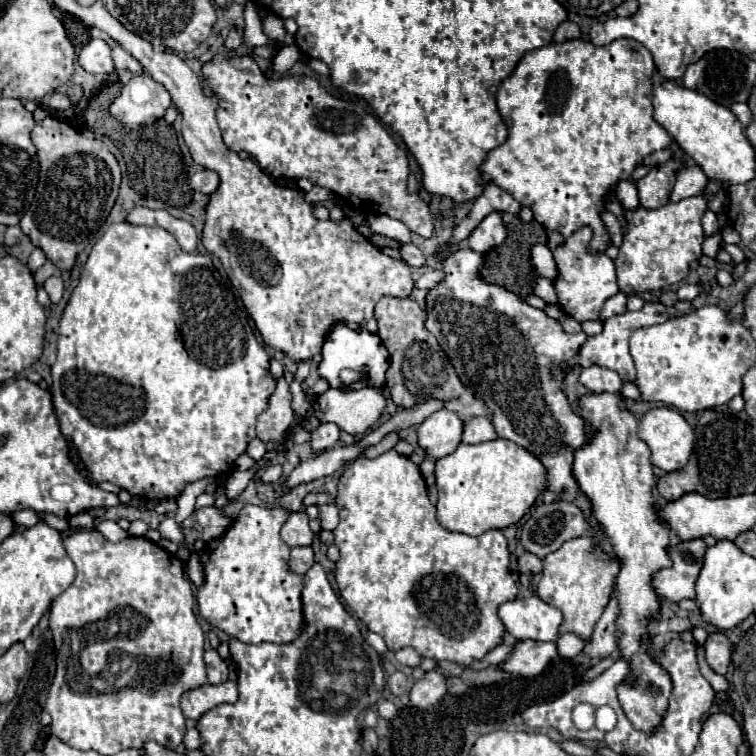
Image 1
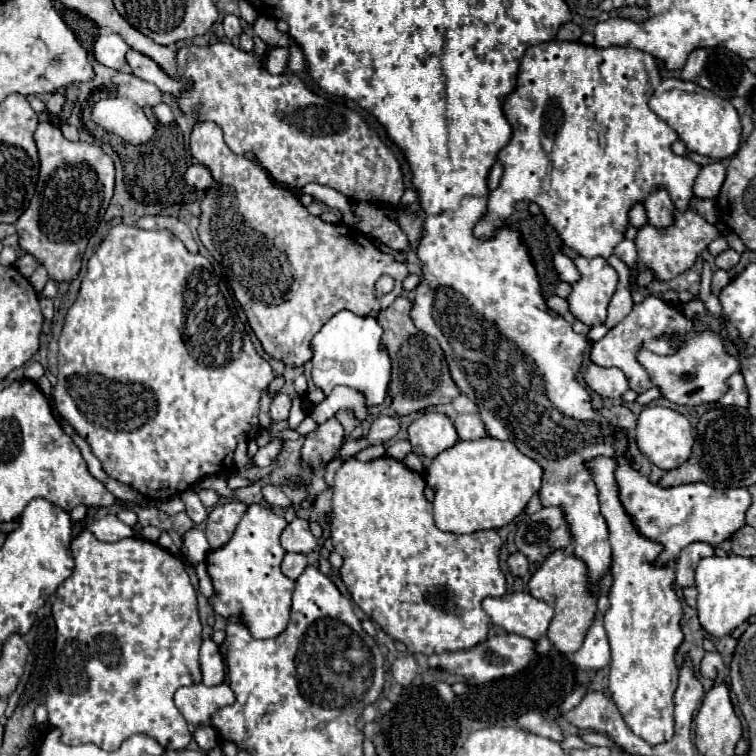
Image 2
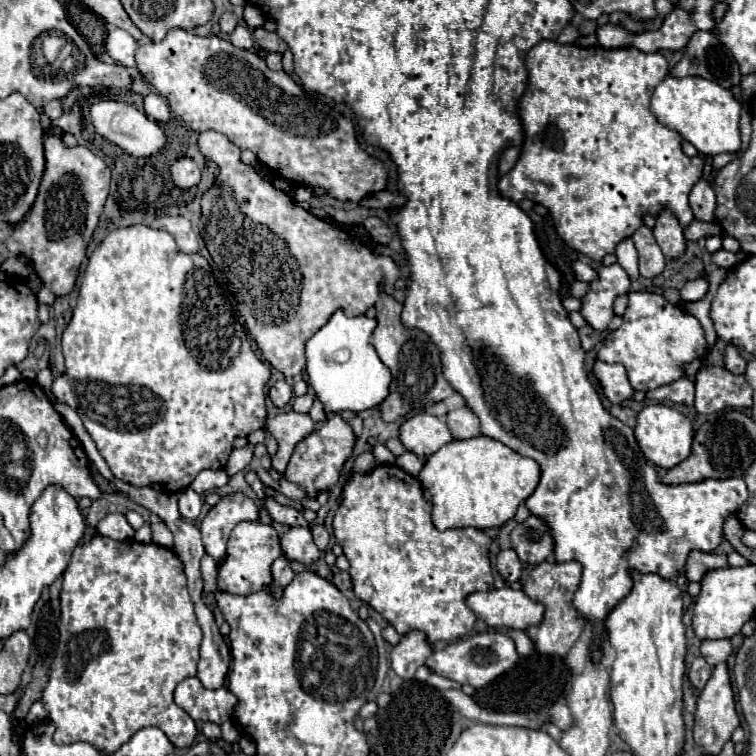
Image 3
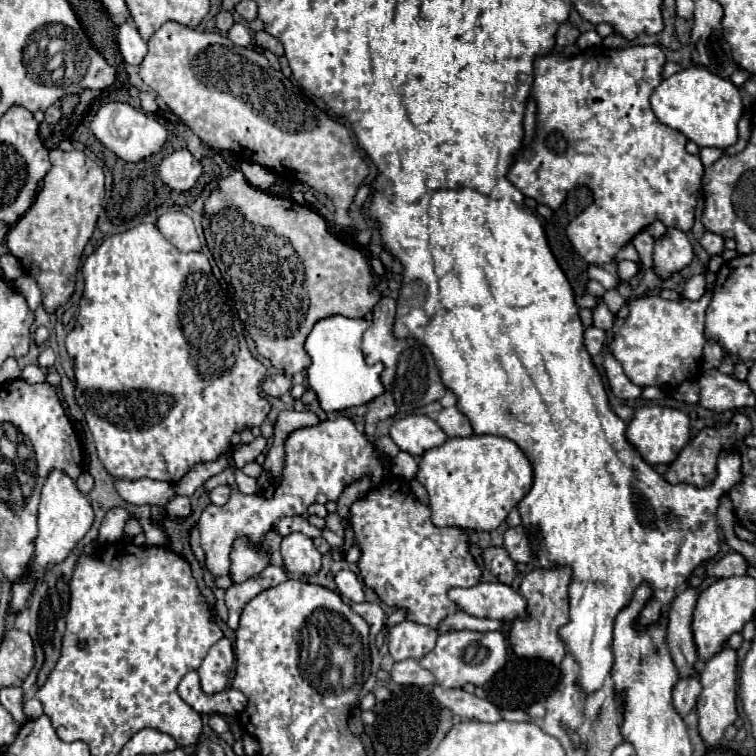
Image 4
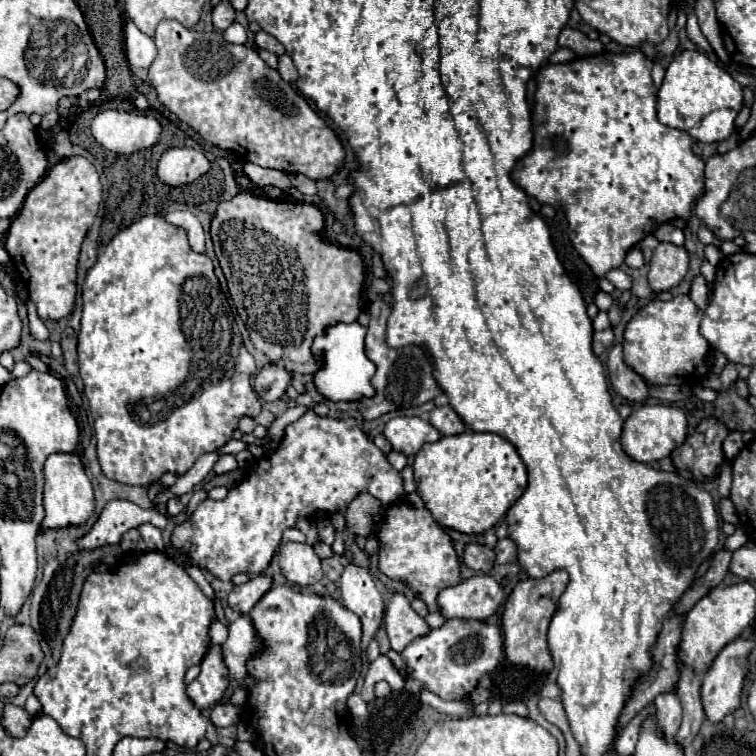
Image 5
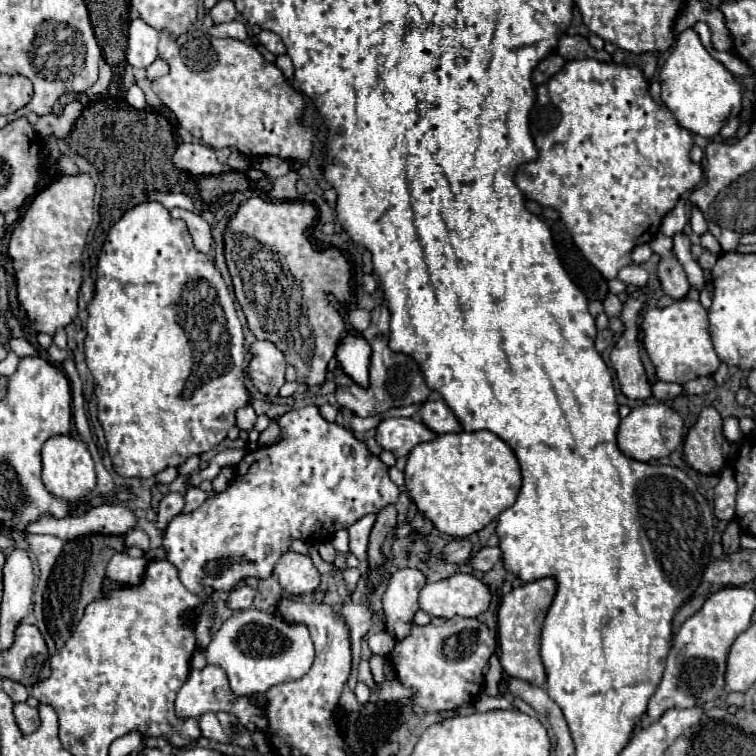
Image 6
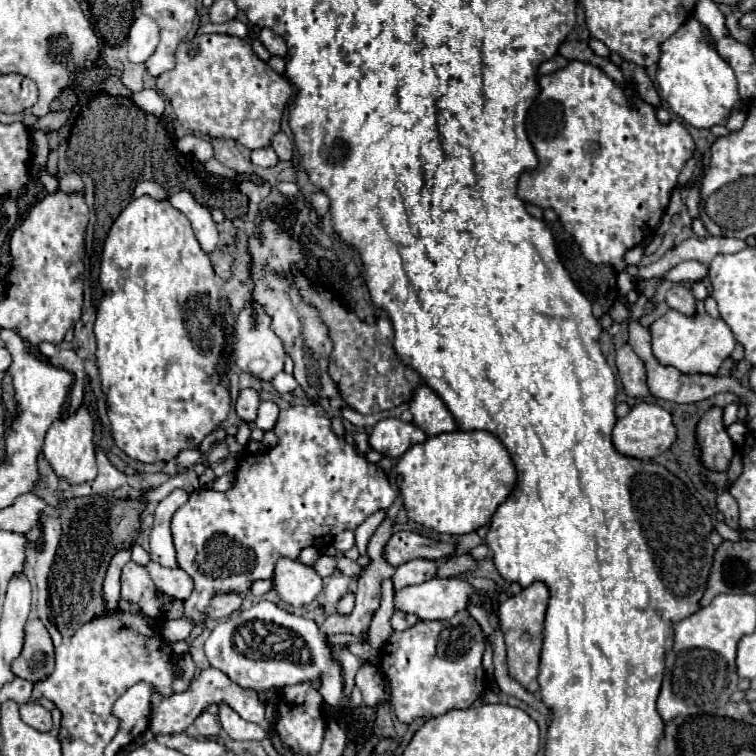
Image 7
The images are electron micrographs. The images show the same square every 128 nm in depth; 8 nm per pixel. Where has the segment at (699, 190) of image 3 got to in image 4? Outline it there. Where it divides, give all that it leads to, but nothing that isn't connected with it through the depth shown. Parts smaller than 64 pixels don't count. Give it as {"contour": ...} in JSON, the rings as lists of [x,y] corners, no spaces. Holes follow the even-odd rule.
{"contour":[[[702,148],[702,150],[700,150],[700,160],[702,160],[704,168],[708,168],[708,166],[712,166],[722,154],[724,154],[724,150],[720,150],[720,148]]]}

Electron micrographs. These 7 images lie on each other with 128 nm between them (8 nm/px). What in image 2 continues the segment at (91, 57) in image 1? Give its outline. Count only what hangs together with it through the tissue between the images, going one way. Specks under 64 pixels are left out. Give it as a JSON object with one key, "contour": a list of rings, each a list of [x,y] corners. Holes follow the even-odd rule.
{"contour":[[[102,32],[96,42],[94,42],[94,48],[92,48],[92,56],[96,58],[96,62],[104,64],[106,68],[112,68],[112,70],[118,70],[126,64],[124,60],[124,54],[128,52],[130,48],[124,44],[124,40],[120,36],[116,36],[114,32]]]}

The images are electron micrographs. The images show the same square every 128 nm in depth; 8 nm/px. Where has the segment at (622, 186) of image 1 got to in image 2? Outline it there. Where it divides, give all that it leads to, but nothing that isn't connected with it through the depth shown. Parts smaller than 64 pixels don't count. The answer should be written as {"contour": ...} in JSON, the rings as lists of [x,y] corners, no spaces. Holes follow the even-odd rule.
{"contour":[[[636,202],[636,204],[630,208],[630,214],[628,214],[628,218],[630,218],[630,224],[632,224],[634,228],[640,228],[640,226],[644,226],[644,224],[648,222],[648,218],[646,218],[646,212],[644,212],[644,206],[642,206],[640,202]]]}

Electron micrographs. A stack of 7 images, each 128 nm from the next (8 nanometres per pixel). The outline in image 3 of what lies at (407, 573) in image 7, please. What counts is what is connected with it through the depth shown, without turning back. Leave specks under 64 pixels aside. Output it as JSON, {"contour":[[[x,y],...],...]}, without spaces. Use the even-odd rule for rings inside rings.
{"contour":[[[410,632],[400,640],[398,646],[392,648],[390,662],[392,670],[402,678],[402,680],[412,680],[416,670],[424,666],[426,658],[432,654],[432,646],[426,642],[422,632]]]}

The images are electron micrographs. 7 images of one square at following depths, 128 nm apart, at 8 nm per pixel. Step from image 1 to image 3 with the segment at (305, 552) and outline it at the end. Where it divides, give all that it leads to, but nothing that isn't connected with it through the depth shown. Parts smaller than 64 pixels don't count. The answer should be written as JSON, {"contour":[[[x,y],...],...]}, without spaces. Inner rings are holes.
{"contour":[[[278,558],[274,564],[272,564],[272,576],[276,580],[276,584],[280,586],[288,586],[294,578],[294,570],[292,570],[292,564],[288,558]]]}

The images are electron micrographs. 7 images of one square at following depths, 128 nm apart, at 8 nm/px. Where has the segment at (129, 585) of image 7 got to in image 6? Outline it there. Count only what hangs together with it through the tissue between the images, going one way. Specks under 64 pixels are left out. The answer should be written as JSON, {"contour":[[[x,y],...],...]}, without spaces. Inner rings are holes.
{"contour":[[[118,552],[116,556],[112,556],[108,568],[106,568],[106,576],[110,580],[116,580],[118,584],[138,584],[140,576],[144,574],[146,568],[146,558],[132,558],[126,552]]]}

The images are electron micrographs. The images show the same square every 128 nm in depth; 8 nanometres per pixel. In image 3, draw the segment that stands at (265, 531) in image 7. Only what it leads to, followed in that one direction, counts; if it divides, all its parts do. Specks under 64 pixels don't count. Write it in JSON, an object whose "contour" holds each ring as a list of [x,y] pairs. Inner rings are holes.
{"contour":[[[330,414],[328,420],[324,420],[312,434],[308,434],[296,446],[296,450],[288,462],[288,468],[286,468],[286,478],[290,482],[302,486],[310,496],[316,496],[318,490],[330,490],[340,478],[340,470],[352,452],[354,440],[356,440],[354,432],[346,424],[346,420],[342,420],[340,414]],[[240,492],[222,498],[202,520],[200,532],[204,548],[216,562],[224,558],[230,532],[242,520],[258,520],[258,510],[256,504]]]}

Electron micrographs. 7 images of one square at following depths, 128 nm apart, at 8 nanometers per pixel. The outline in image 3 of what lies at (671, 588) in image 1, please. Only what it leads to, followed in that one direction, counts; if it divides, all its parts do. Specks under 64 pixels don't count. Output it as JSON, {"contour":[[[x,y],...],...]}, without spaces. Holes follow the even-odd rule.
{"contour":[[[694,550],[694,552],[688,554],[686,566],[684,566],[684,576],[686,576],[688,582],[698,582],[708,570],[722,568],[722,566],[728,566],[724,554]]]}

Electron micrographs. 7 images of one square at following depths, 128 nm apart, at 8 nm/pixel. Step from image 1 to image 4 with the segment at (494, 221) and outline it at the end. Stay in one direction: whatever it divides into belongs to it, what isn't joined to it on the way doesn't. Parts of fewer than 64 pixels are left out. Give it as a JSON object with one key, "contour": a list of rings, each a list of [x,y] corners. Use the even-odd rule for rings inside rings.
{"contour":[[[594,46],[588,50],[582,50],[574,56],[564,56],[562,50],[552,50],[546,56],[538,56],[534,60],[534,86],[532,86],[532,96],[536,100],[536,134],[532,144],[522,152],[520,158],[514,160],[514,164],[508,170],[508,180],[528,198],[534,198],[538,204],[546,204],[548,208],[556,210],[564,204],[566,196],[576,190],[576,188],[588,188],[592,194],[592,204],[580,212],[566,228],[566,236],[572,242],[574,250],[588,262],[588,264],[606,264],[612,262],[614,254],[626,246],[640,230],[644,230],[650,222],[660,220],[662,224],[672,224],[676,228],[680,228],[682,232],[688,232],[694,224],[694,212],[700,200],[700,182],[702,182],[702,162],[698,156],[692,156],[686,152],[686,136],[678,130],[672,130],[664,124],[660,124],[650,108],[650,94],[654,92],[654,88],[662,82],[662,70],[666,64],[666,56],[660,50],[660,46],[632,46],[632,48],[624,48],[624,50],[610,50],[606,46]]]}

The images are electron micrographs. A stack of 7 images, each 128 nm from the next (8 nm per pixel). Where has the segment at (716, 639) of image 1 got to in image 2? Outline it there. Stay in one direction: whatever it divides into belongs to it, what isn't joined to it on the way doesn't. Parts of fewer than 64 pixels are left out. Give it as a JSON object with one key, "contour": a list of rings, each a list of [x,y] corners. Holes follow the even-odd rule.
{"contour":[[[706,652],[702,658],[702,664],[700,664],[702,676],[714,680],[722,670],[724,670],[724,660],[722,660],[720,652]]]}

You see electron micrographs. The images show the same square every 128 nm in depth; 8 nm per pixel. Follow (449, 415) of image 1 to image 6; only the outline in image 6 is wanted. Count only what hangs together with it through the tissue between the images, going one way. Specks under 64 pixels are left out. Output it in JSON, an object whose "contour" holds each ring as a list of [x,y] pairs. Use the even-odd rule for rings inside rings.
{"contour":[[[386,418],[380,422],[376,434],[378,444],[384,450],[390,450],[396,458],[408,456],[414,446],[436,438],[436,434],[424,422],[414,418]]]}

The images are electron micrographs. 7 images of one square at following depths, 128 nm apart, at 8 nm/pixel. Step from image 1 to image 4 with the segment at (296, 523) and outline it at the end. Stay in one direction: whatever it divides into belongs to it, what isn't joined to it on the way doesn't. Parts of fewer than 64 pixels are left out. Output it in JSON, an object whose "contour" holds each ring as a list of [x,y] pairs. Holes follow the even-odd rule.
{"contour":[[[294,532],[282,540],[282,558],[288,572],[296,574],[316,574],[320,570],[320,552],[312,544],[312,538]]]}

